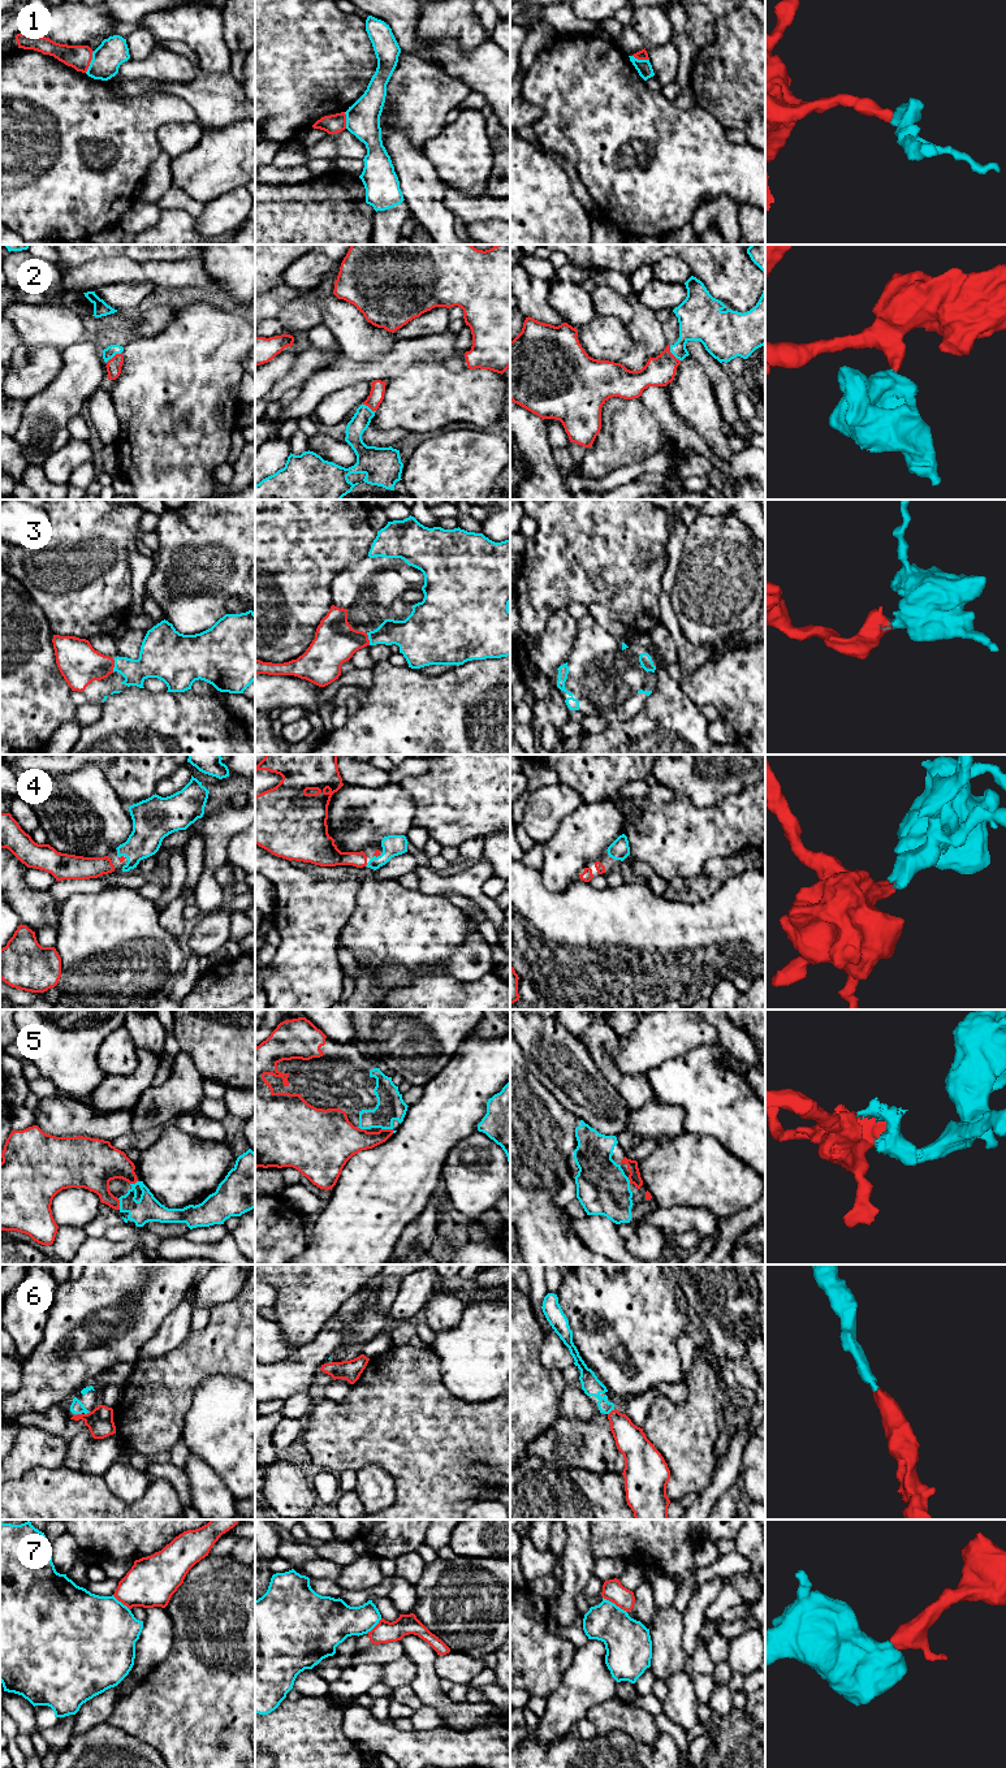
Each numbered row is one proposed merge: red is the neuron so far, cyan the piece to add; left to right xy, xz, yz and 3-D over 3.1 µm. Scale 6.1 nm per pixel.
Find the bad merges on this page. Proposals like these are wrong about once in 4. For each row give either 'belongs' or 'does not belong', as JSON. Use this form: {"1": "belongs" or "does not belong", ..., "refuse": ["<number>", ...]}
{"1": "does not belong", "2": "belongs", "3": "belongs", "4": "belongs", "5": "belongs", "6": "belongs", "7": "does not belong", "refuse": ["1", "7"]}

